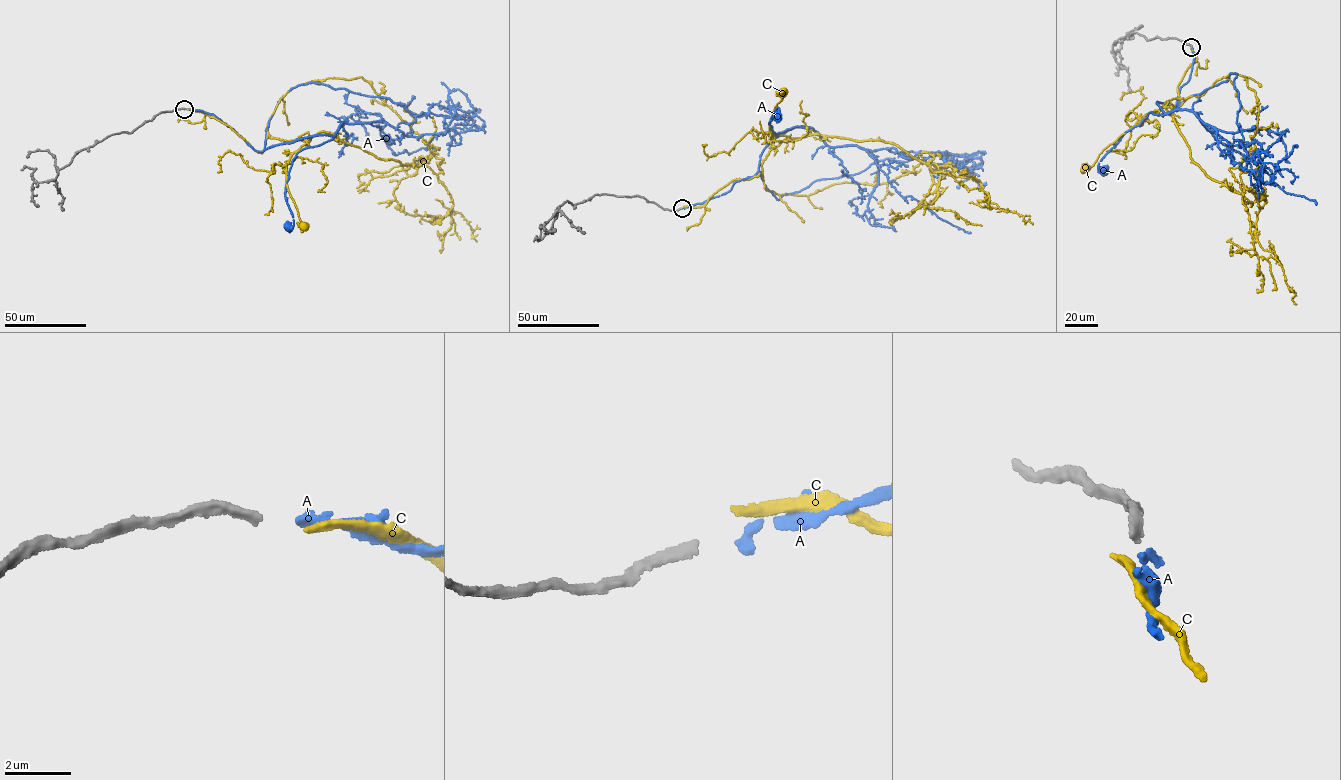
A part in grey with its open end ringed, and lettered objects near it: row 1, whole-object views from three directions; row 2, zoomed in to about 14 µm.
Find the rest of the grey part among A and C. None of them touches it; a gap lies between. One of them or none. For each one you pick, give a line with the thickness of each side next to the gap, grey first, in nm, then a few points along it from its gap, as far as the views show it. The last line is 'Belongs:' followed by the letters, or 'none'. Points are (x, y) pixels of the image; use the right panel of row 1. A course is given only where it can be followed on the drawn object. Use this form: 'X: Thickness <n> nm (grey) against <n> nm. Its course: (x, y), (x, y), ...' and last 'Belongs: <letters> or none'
A: Thickness 280 nm (grey) against 300 nm. Its course: (1192, 48), (1192, 70), (1176, 107), (1156, 102), (1164, 114), (1150, 112), (1125, 132), (1098, 163), (1102, 170)
Belongs: A

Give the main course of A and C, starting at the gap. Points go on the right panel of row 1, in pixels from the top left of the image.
A: (1192, 48), (1192, 70), (1176, 107), (1156, 102), (1164, 114), (1150, 112), (1125, 132), (1098, 163), (1102, 170)
C: (1190, 48), (1197, 58), (1177, 87), (1177, 110), (1186, 99), (1169, 100), (1145, 115), (1084, 169)

